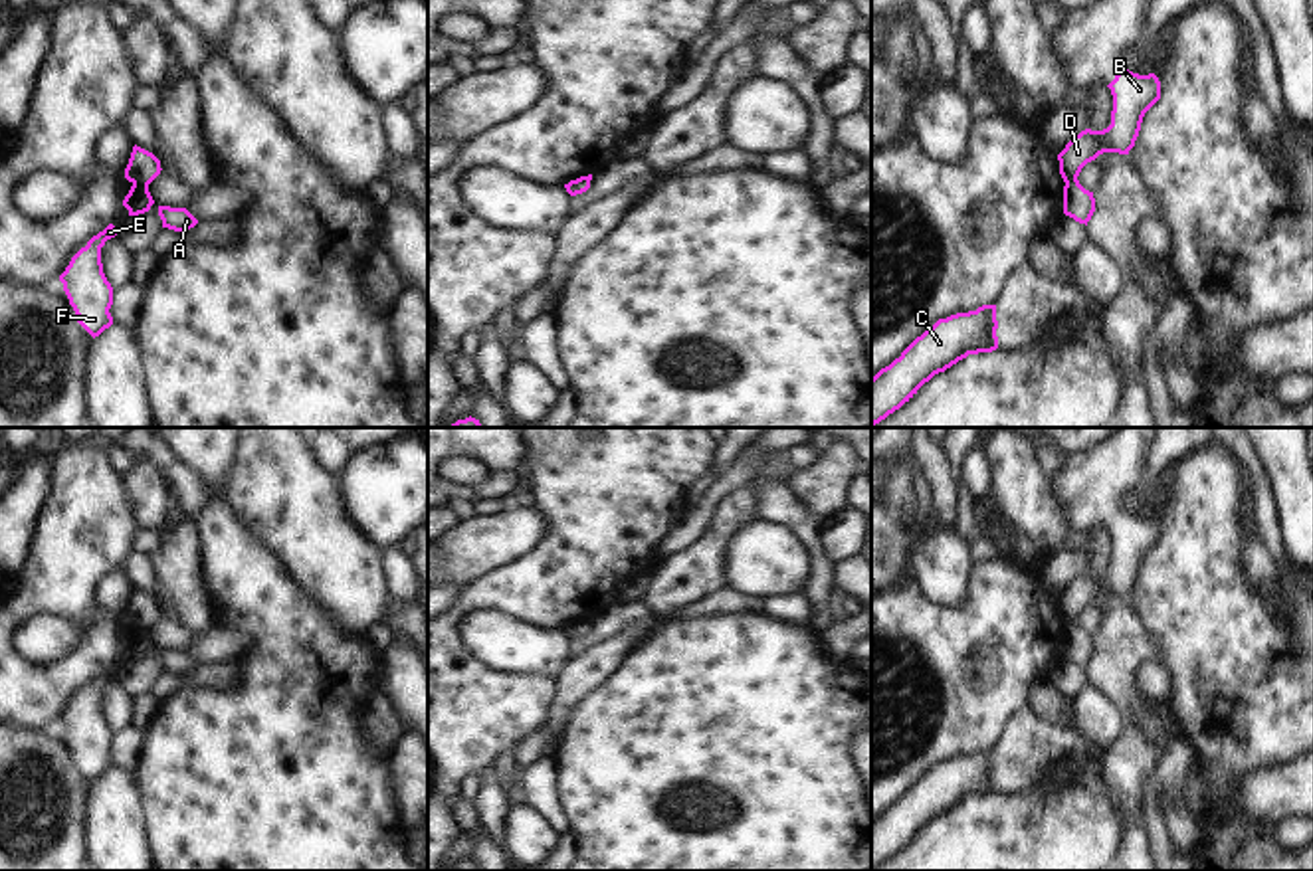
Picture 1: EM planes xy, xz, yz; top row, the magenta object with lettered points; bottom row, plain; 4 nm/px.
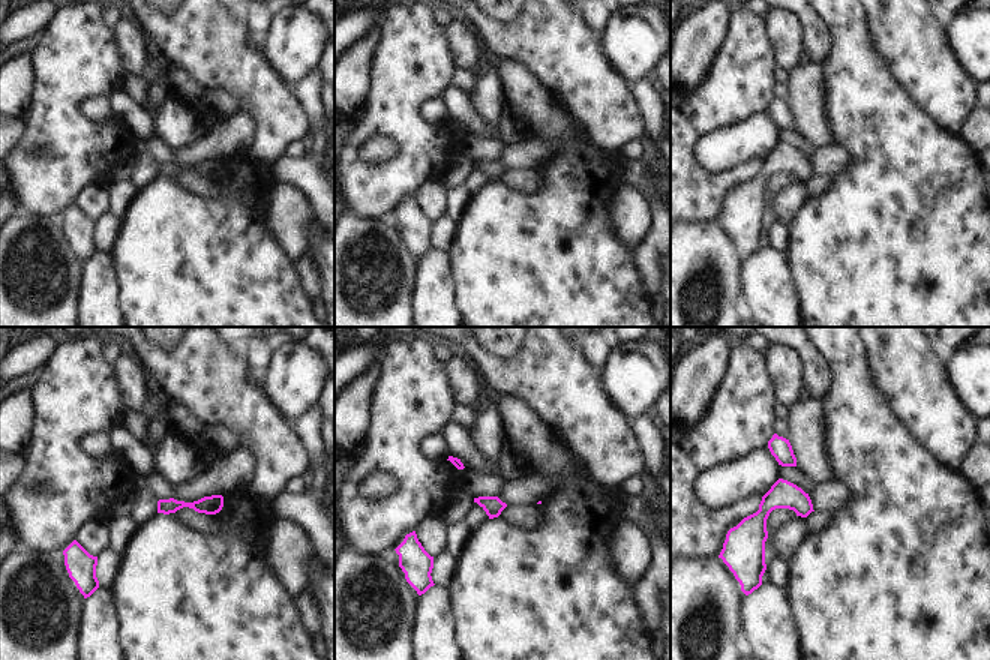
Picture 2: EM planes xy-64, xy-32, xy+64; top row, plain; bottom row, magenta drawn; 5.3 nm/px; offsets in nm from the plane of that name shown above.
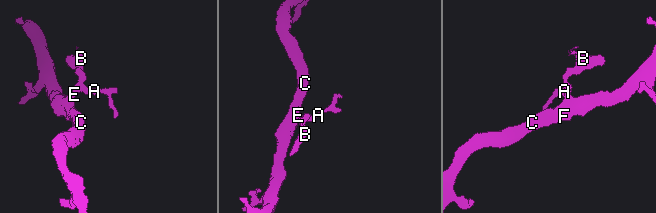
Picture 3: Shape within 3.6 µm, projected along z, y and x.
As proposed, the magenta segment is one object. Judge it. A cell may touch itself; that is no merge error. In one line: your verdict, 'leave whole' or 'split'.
split

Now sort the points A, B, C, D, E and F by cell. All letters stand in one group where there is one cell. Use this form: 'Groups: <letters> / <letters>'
Groups: A C E F / B D.

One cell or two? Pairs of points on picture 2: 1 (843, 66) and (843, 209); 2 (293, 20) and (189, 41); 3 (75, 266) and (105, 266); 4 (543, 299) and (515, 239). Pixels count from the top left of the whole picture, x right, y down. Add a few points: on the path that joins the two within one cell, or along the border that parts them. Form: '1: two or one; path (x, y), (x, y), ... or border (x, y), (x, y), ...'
1: one; path (861, 102), (861, 173)
2: two; border (258, 38), (261, 54), (273, 71)
3: two; border (86, 263), (80, 300)
4: one; path (543, 284), (542, 275), (521, 254)

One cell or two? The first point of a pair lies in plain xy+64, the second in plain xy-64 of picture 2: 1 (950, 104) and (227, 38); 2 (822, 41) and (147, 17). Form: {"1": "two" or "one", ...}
{"1": "one", "2": "one"}

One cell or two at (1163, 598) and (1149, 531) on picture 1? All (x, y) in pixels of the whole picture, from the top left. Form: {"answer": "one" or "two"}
{"answer": "two"}

